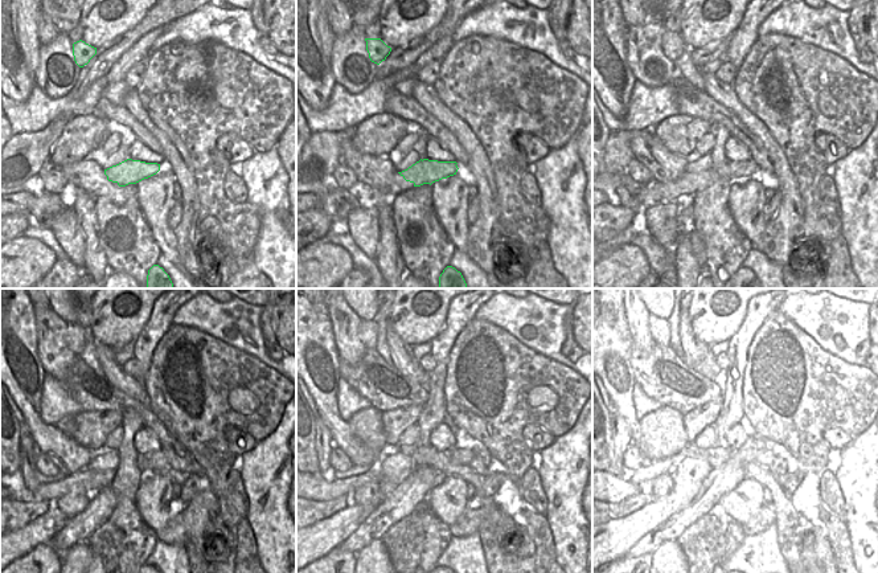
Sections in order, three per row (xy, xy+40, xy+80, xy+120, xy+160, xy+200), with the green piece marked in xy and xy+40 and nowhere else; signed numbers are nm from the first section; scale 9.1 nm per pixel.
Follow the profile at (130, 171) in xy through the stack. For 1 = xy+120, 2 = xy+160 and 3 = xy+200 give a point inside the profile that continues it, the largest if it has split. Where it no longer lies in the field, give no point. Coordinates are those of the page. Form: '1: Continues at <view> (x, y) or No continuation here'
1: Continues at xy+120 (150, 462)
2: Continues at xy+160 (458, 455)
3: Continues at xy+200 (764, 457)

